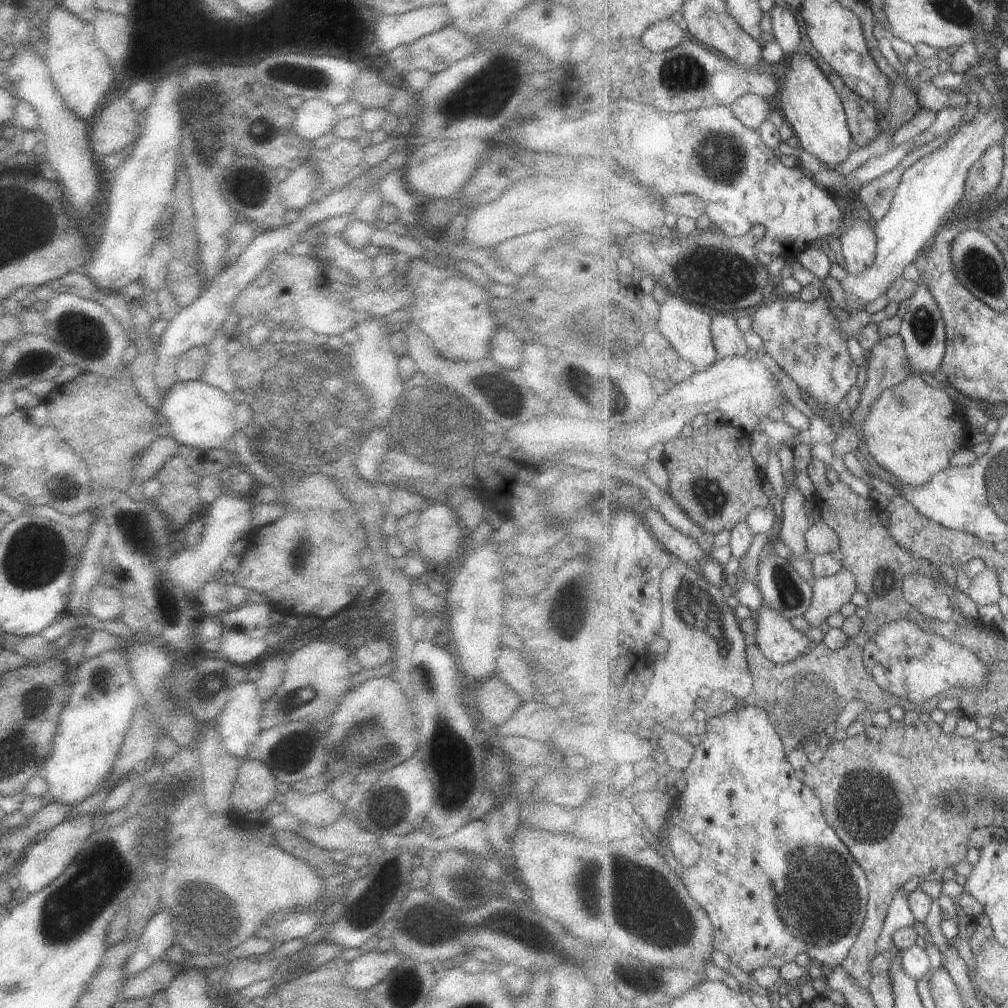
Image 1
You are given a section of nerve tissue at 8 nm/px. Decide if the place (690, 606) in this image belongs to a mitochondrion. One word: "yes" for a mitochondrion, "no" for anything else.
yes

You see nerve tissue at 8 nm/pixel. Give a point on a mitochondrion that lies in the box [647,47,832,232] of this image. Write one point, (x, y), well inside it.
(720, 153)

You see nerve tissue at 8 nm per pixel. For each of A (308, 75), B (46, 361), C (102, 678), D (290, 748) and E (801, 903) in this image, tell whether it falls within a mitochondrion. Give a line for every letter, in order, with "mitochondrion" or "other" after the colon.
A: mitochondrion
B: mitochondrion
C: mitochondrion
D: mitochondrion
E: mitochondrion

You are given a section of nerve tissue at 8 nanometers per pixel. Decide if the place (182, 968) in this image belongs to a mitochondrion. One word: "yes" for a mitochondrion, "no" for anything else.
no

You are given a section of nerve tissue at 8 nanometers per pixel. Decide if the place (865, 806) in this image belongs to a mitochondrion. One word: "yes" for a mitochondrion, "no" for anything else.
yes

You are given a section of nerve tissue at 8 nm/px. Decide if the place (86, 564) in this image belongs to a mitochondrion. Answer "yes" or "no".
no

